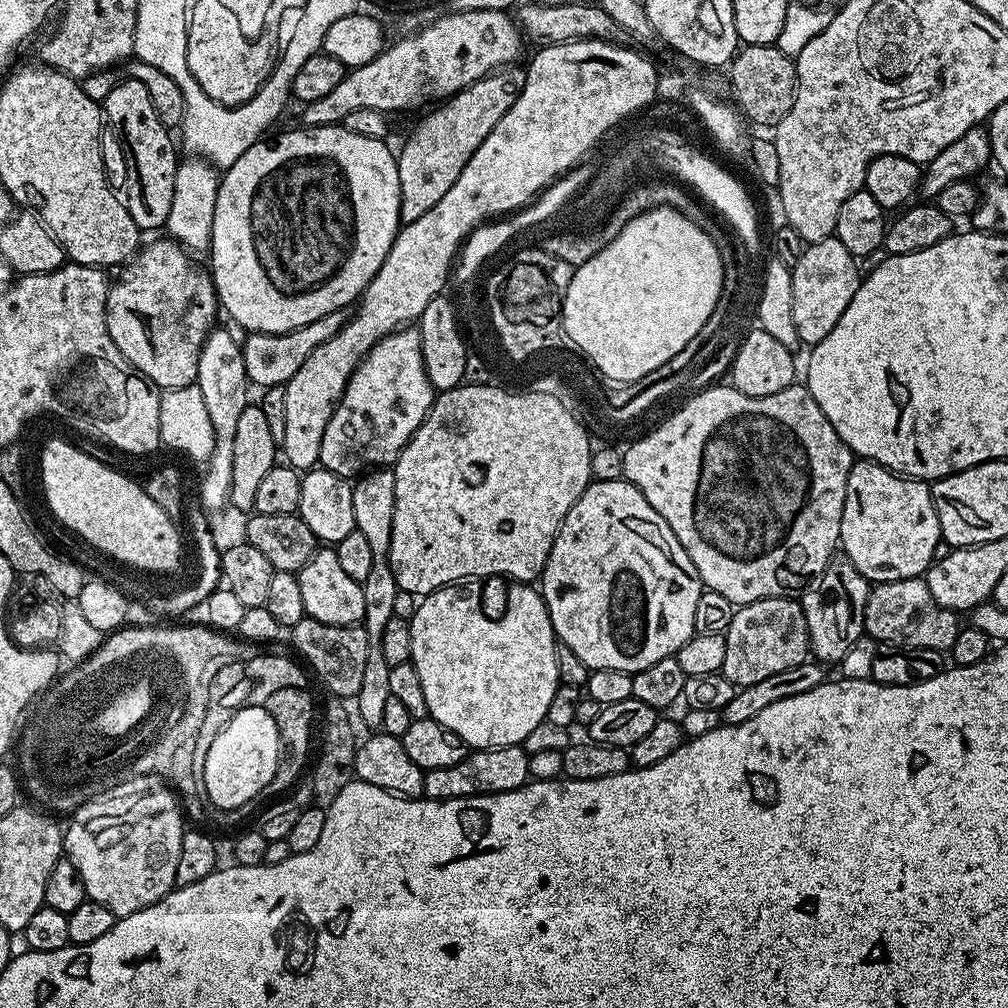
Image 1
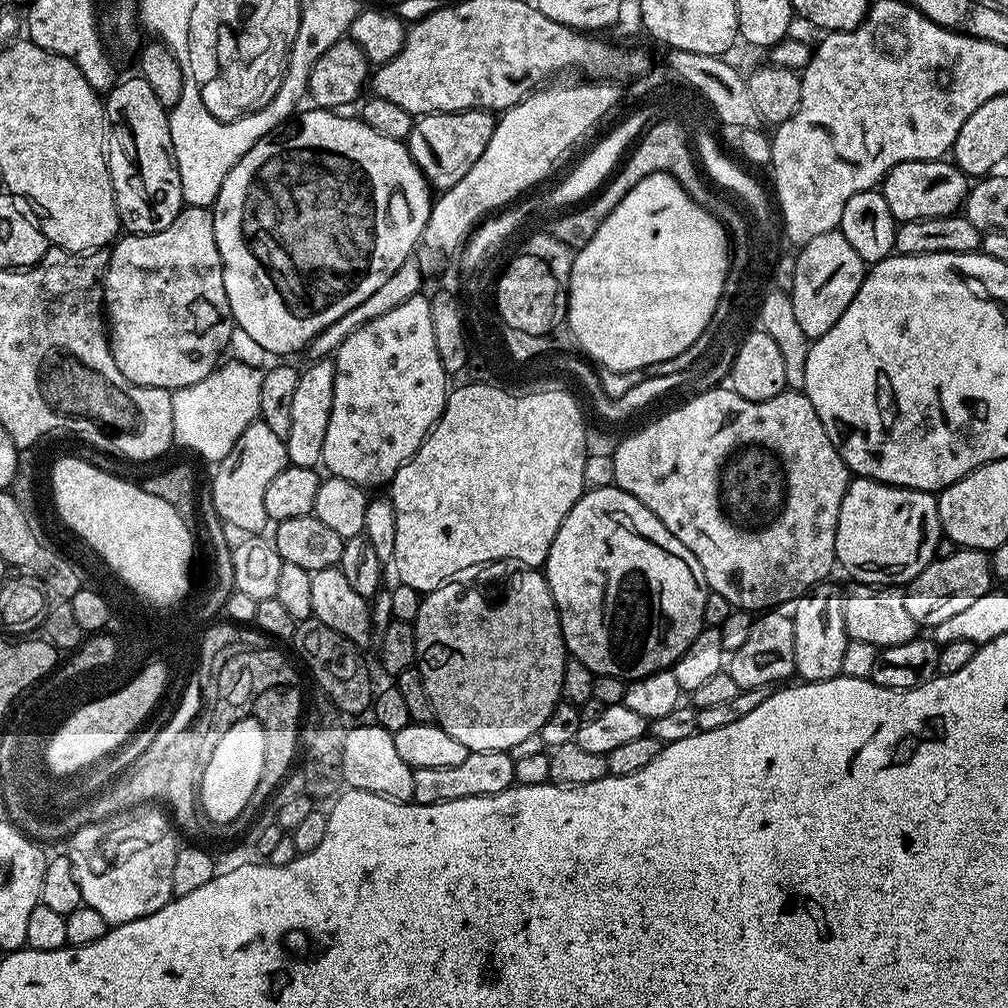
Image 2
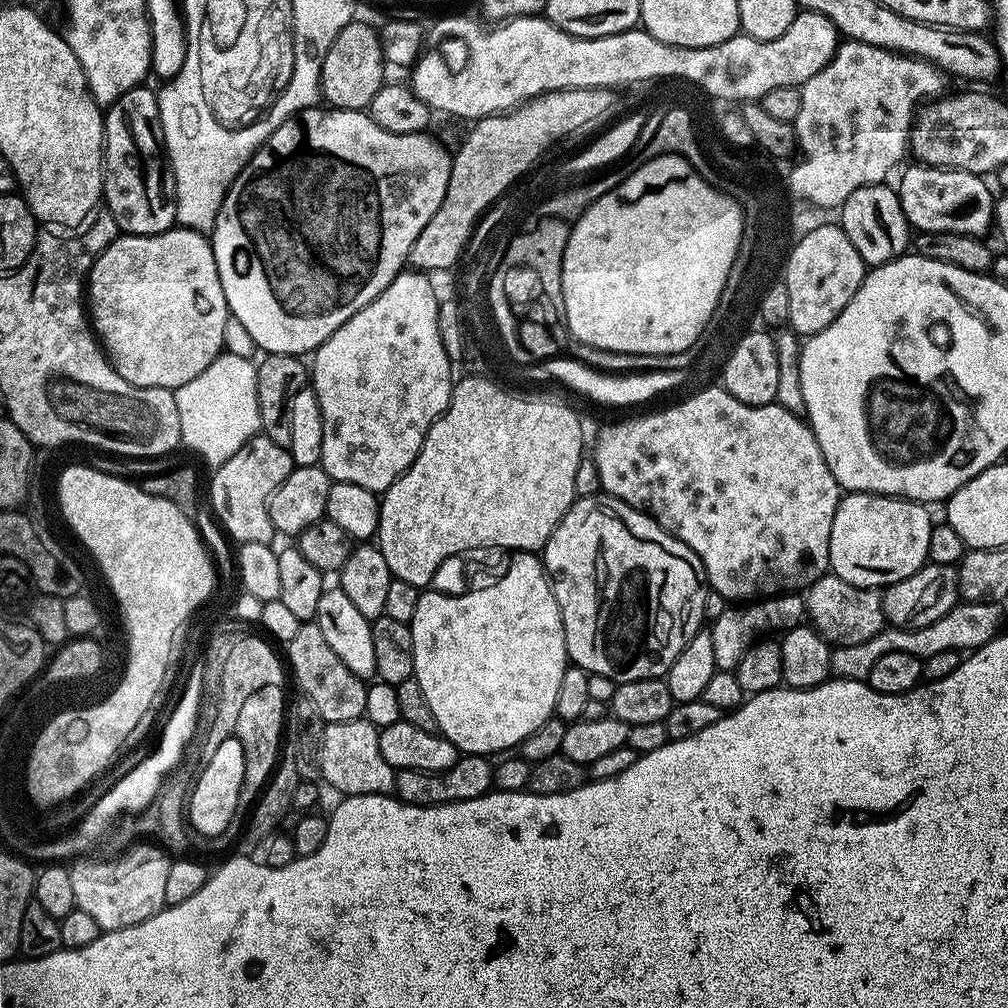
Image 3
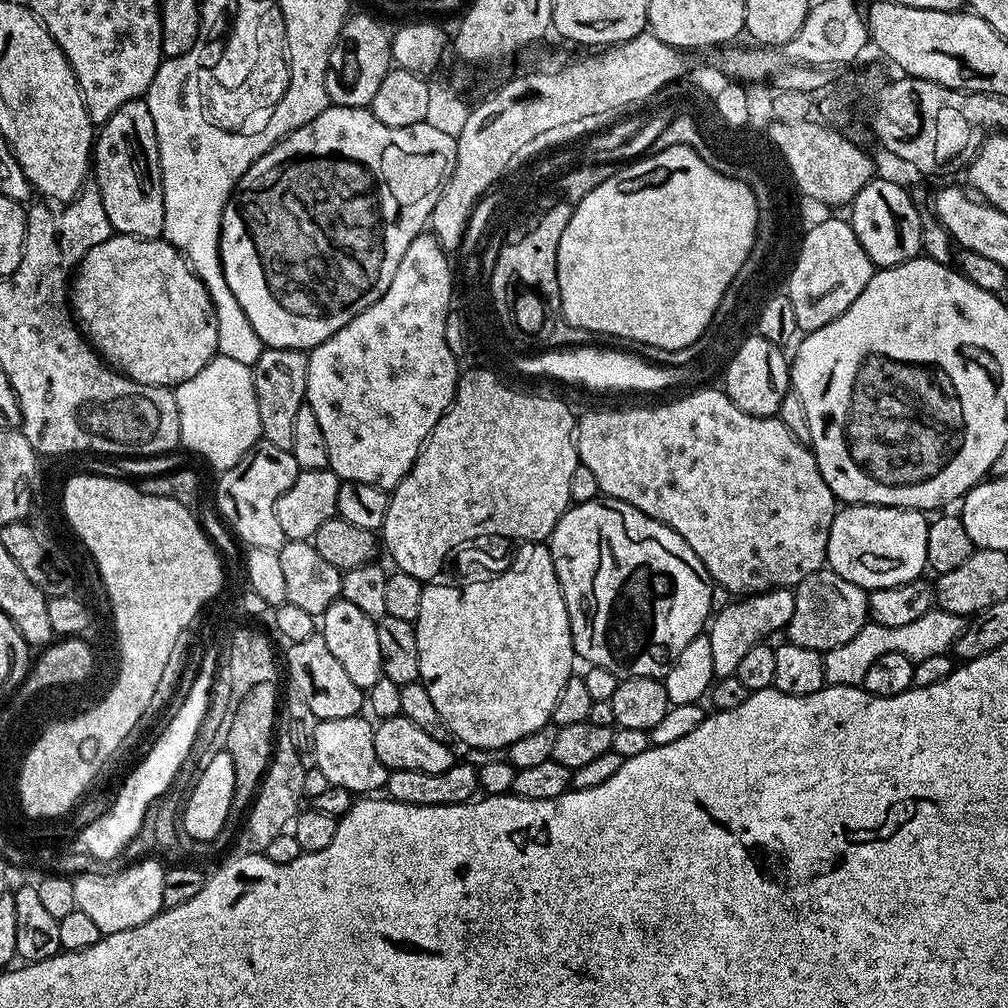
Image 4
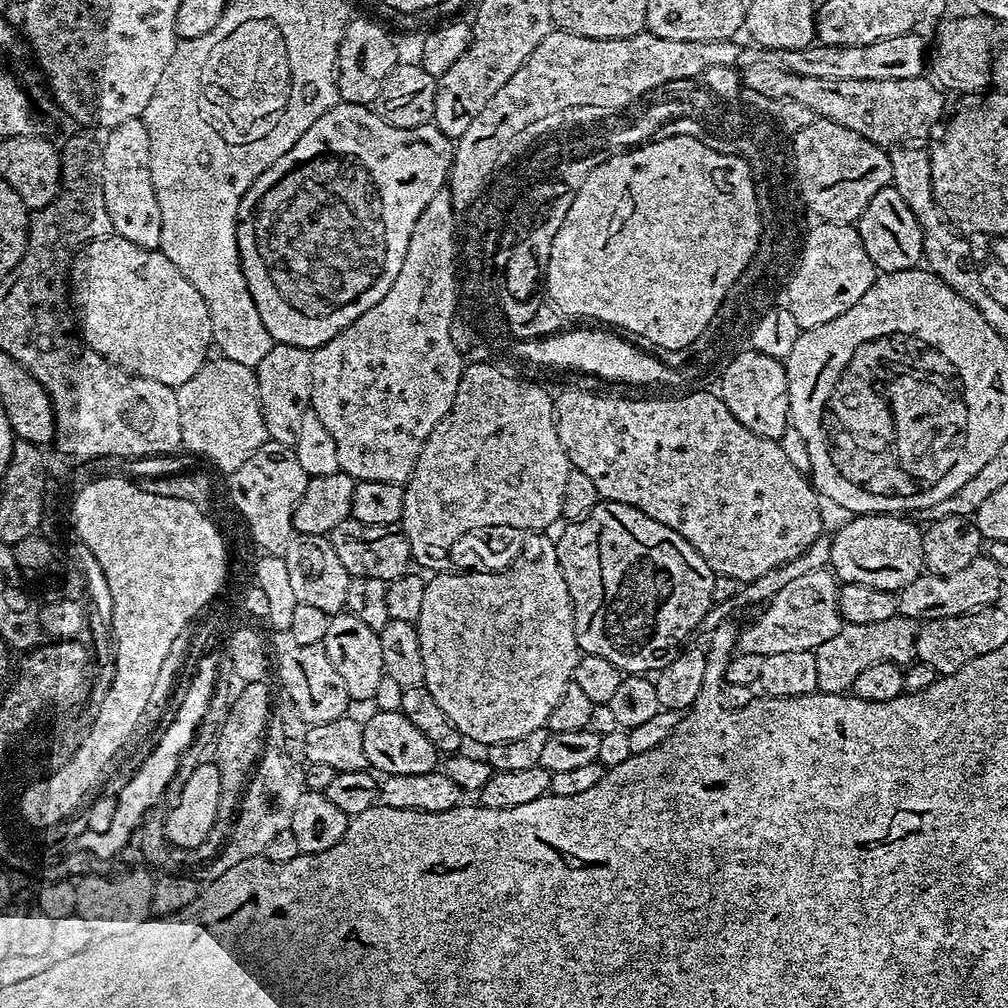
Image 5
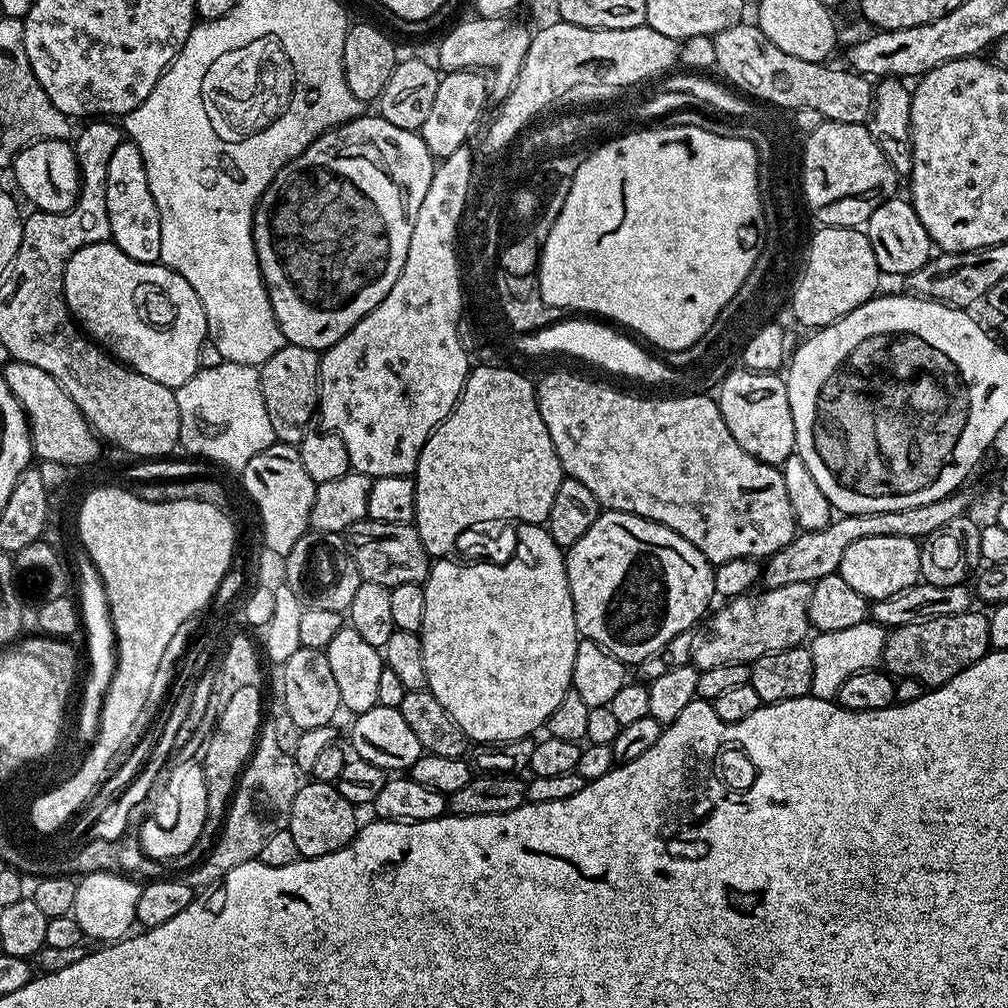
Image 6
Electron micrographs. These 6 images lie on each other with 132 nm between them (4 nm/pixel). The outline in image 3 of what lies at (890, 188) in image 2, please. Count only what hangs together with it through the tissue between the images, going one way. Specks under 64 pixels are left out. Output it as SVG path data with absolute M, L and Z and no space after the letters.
M919 162L913 165L913 168L903 169L904 177L898 183L898 191L902 210L917 233L949 232L984 238L988 231L993 231L996 206L985 177L966 170L932 168Z

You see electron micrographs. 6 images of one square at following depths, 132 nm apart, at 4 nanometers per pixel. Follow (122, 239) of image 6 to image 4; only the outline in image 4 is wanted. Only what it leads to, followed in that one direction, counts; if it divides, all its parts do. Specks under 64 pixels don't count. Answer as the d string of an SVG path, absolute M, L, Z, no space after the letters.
M147 99L126 102L105 124L99 125L94 140L94 187L100 191L106 218L122 236L139 236L141 240L154 240L164 235L164 183L158 150L158 134L150 114Z

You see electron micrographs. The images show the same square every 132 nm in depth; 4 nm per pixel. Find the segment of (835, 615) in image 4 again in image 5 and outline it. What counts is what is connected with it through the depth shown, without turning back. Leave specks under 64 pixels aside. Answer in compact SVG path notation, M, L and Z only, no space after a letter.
M829 570L809 572L790 582L757 607L742 626L746 630L746 656L811 652L832 636L832 586L838 582Z

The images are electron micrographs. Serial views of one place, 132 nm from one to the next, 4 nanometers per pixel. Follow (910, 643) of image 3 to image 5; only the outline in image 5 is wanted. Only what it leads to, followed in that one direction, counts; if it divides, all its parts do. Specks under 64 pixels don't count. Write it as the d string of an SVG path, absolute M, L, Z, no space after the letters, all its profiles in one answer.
M885 614L878 622L866 622L865 624L841 624L835 635L828 637L823 643L819 643L816 649L811 651L814 658L814 682L816 692L821 696L839 697L851 689L854 678L862 674L862 670L870 670L870 666L879 664L899 665L899 660L905 659L910 648L910 641L914 636L914 624L911 620L903 620L891 614Z

